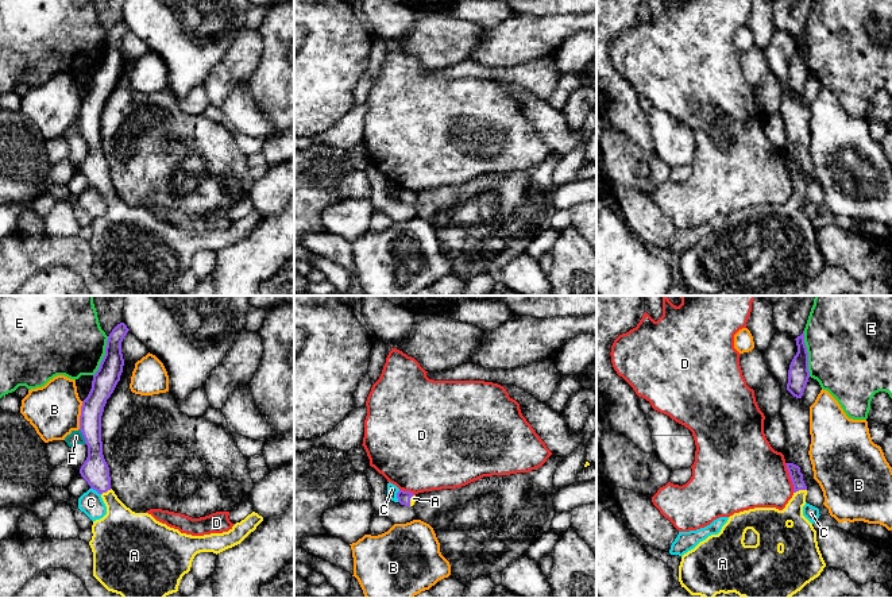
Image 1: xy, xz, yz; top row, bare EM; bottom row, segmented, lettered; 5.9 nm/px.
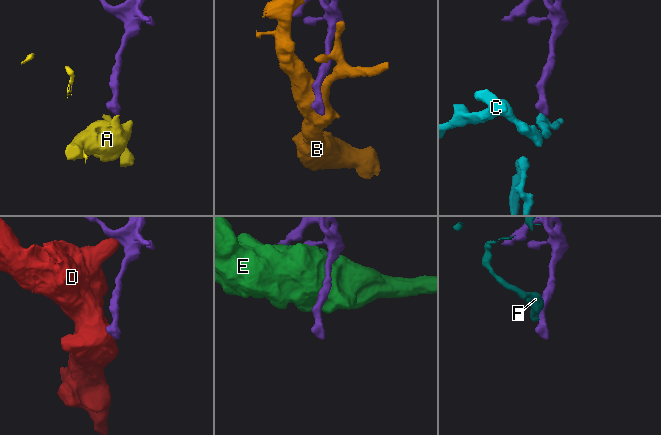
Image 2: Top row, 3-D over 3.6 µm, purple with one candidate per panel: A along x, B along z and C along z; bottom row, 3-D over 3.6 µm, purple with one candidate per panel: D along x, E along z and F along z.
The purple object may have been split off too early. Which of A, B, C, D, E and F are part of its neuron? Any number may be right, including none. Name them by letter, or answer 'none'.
A

